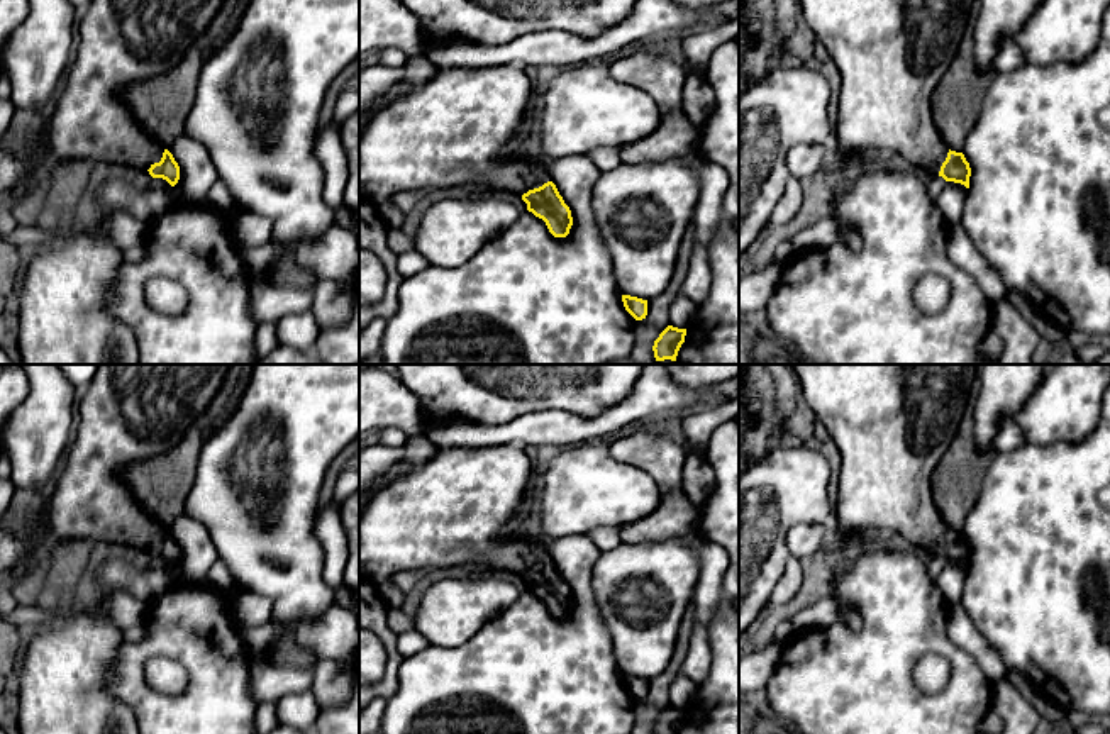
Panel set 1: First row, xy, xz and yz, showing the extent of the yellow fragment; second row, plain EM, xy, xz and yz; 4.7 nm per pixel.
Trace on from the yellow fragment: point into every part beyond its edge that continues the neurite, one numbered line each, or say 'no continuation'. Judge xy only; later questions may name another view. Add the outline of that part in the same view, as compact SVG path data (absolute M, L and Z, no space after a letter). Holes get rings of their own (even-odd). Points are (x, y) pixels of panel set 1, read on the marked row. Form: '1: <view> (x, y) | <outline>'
1: xy (121, 41) | M92 0L78 22L80 46L66 68L66 86L46 120L44 153L15 154L0 144L0 195L14 198L42 159L49 168L61 161L88 159L92 163L119 163L144 171L159 163L164 147L142 131L120 95L132 83L158 76L176 66L188 47L212 27L222 3L224 0Z

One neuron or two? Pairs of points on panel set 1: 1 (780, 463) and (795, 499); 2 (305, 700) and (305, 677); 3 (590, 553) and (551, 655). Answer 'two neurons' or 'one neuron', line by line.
1: one neuron
2: two neurons
3: one neuron

